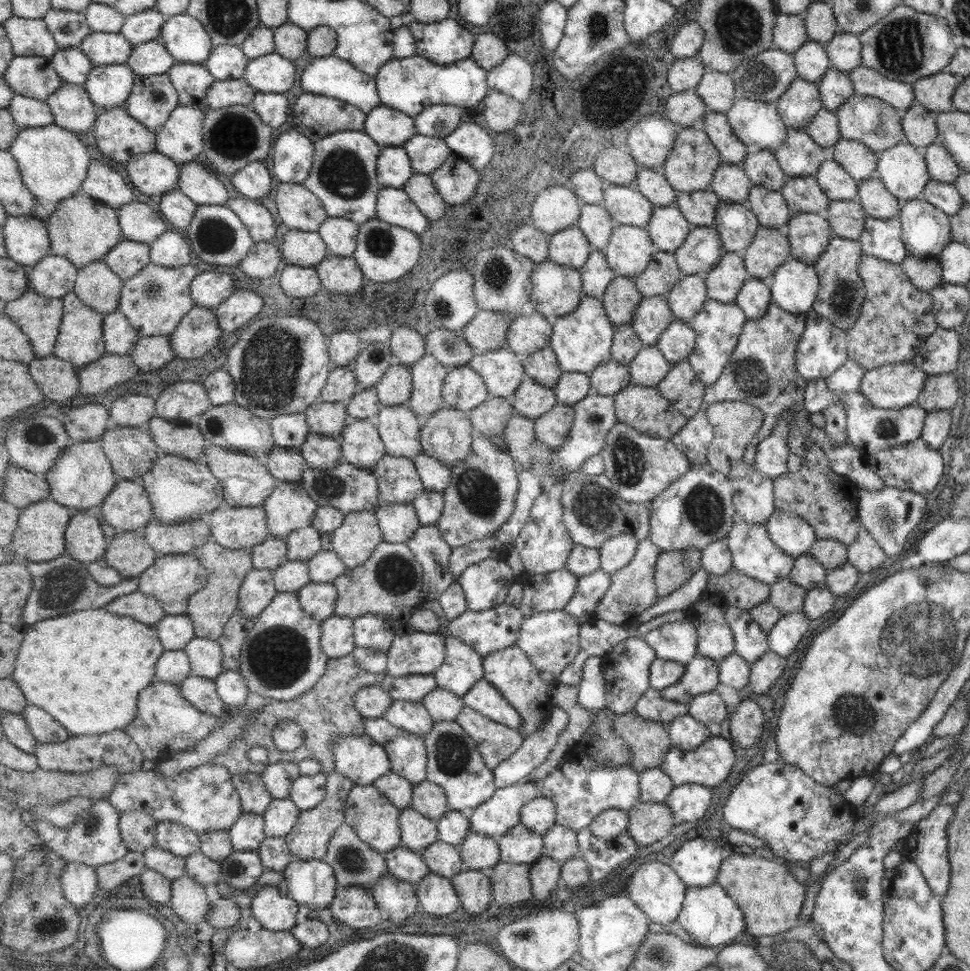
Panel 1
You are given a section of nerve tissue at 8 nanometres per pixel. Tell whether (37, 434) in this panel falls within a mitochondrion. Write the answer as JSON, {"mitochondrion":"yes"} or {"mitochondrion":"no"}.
{"mitochondrion":"yes"}

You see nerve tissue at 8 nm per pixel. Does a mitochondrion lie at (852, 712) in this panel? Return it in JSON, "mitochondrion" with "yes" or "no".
{"mitochondrion":"yes"}

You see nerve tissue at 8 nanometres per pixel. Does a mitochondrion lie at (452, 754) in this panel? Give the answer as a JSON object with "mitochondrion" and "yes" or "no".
{"mitochondrion":"yes"}

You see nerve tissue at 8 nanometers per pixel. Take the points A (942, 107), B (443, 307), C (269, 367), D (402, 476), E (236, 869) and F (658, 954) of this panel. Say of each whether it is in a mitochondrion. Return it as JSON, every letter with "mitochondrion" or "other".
{"A":"other","B":"mitochondrion","C":"mitochondrion","D":"other","E":"mitochondrion","F":"mitochondrion"}

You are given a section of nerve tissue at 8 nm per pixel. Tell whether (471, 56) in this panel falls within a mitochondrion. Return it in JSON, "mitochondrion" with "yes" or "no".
{"mitochondrion":"no"}

